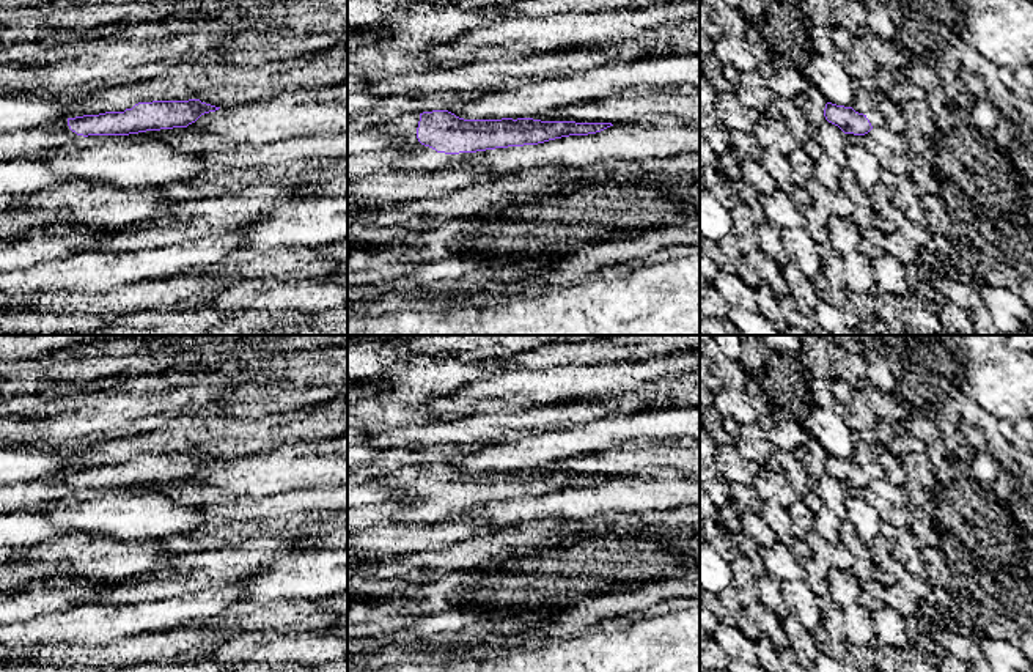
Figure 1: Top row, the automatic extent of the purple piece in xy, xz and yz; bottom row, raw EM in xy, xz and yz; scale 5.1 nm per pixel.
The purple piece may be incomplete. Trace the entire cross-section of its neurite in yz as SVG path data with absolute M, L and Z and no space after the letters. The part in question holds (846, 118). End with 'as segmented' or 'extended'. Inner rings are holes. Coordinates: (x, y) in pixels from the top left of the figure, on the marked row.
M825 104L824 116L829 123L838 126L844 134L865 135L873 127L885 126L884 118L877 109L863 113L852 107Z | extended

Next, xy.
M153 101L123 107L119 112L55 120L46 126L0 134L0 162L35 157L66 150L88 135L129 135L146 131L187 127L201 115L220 107L189 101Z | extended

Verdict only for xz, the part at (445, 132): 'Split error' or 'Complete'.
Split error

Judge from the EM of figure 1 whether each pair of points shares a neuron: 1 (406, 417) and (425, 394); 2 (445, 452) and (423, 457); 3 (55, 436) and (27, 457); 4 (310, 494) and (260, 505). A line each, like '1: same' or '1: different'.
1: different
2: same
3: different
4: same

